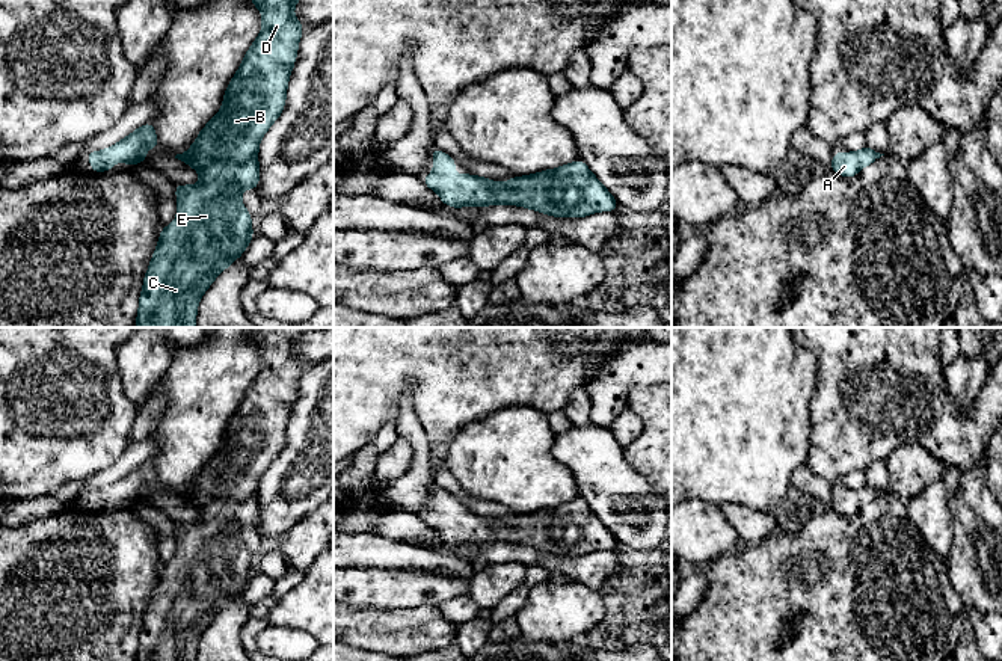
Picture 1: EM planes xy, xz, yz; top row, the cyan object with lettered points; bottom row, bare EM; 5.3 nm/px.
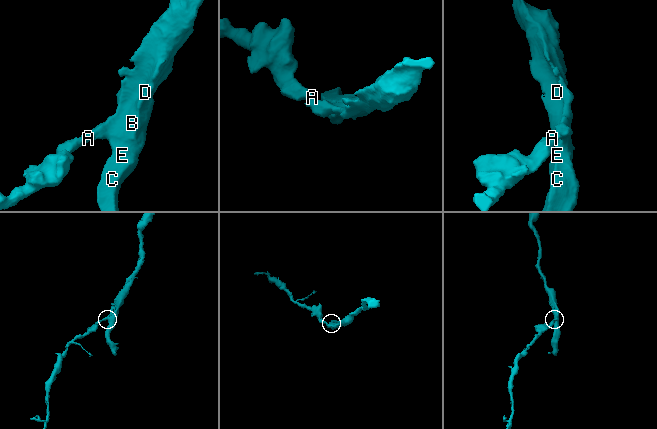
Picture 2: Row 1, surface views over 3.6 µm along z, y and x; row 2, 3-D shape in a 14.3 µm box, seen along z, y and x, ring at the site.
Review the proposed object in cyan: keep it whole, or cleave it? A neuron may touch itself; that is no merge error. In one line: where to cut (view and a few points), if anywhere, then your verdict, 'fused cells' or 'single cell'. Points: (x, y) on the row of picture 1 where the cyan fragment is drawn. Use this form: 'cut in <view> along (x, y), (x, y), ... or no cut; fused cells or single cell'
no cut; single cell

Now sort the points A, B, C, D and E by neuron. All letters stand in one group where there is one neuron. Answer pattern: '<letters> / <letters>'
A B C D E

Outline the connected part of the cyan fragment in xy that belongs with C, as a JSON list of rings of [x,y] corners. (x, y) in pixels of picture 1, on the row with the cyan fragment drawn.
[[[297,0],[250,2],[263,14],[263,29],[229,81],[222,109],[199,131],[189,151],[175,155],[201,174],[201,183],[181,186],[175,181],[178,213],[175,222],[160,231],[143,278],[136,327],[196,327],[199,299],[243,255],[254,237],[252,217],[240,193],[244,189],[258,189],[260,140],[285,107],[288,78],[305,30],[293,15]]]

